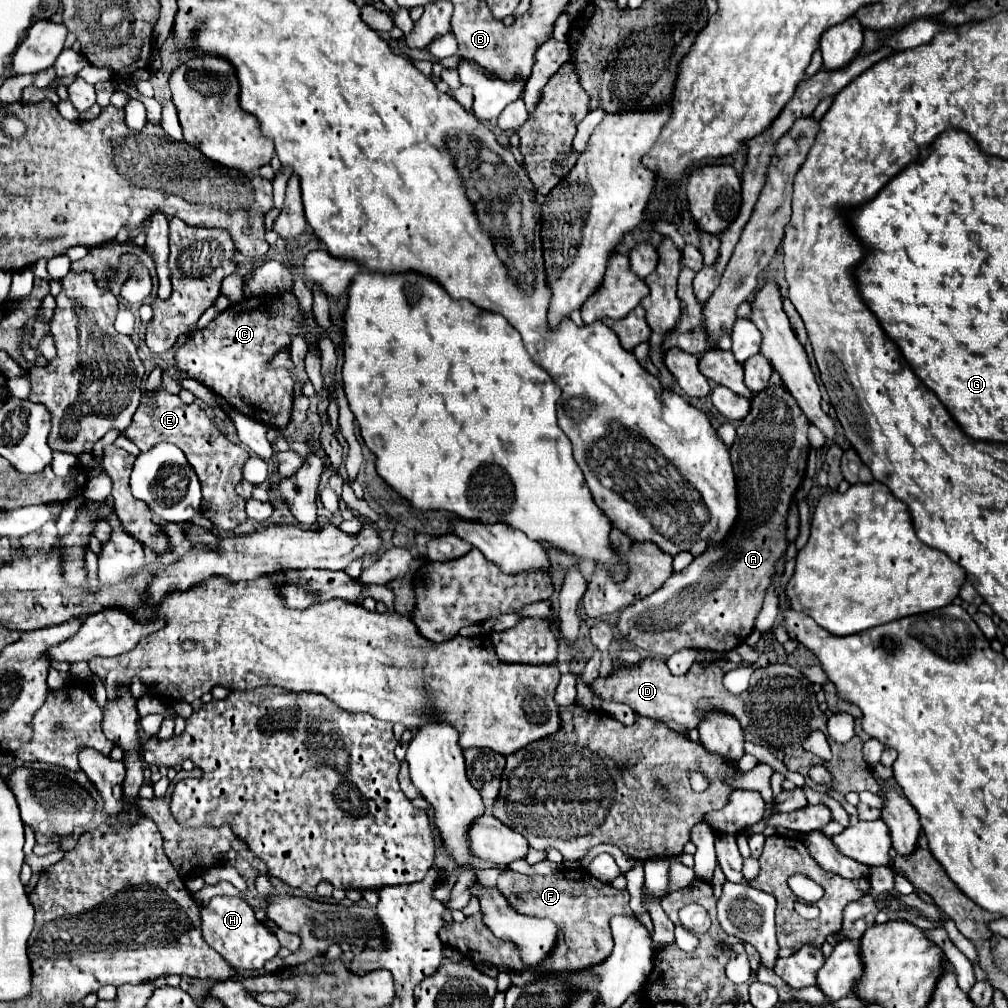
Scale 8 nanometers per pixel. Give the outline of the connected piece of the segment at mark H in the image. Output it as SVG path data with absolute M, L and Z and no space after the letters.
M213 897L199 911L203 939L213 947L223 959L227 959L235 969L263 969L267 959L273 959L279 951L279 941L273 933L267 931L263 923L259 923L253 915L253 909L241 897Z

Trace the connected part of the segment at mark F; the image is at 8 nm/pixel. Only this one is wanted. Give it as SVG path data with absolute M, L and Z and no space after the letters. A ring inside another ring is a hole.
M585 869L559 871L555 875L533 875L523 877L521 873L509 871L507 881L499 881L499 889L511 905L533 917L547 917L557 923L559 939L551 953L551 965L555 971L583 971L599 965L613 951L613 937L609 921L615 915L631 915L629 911L629 891L615 889L609 883L601 883Z

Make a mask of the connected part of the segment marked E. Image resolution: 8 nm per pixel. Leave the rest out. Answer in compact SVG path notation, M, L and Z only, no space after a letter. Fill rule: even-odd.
M157 391L153 399L143 395L141 405L133 417L133 423L125 431L125 435L141 449L147 451L155 443L169 441L177 445L185 455L191 467L195 469L201 491L203 491L203 501L201 501L201 513L209 517L217 529L235 529L241 525L247 515L245 515L245 499L235 493L235 485L243 479L241 469L243 463L249 459L249 451L241 449L239 445L231 443L205 415L205 411L191 403L185 405L177 395L171 395L167 391Z

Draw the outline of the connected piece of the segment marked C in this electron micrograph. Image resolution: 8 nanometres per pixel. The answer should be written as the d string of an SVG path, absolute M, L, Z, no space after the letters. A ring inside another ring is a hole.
M293 291L245 297L215 317L213 325L209 323L185 339L175 353L175 369L179 375L209 387L239 413L275 429L285 429L291 419L295 381L287 369L269 369L267 363L281 349L291 347L293 337L303 337L307 343L319 347L321 333L323 329L317 325L313 313L301 311ZM303 323L307 325L307 337L301 329Z

